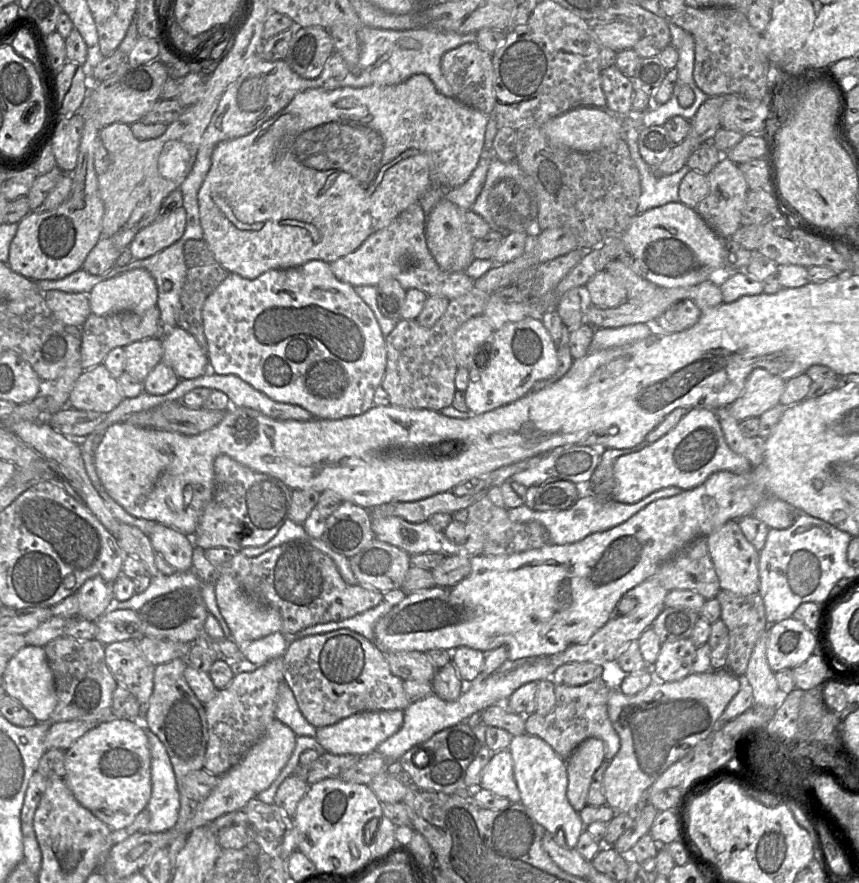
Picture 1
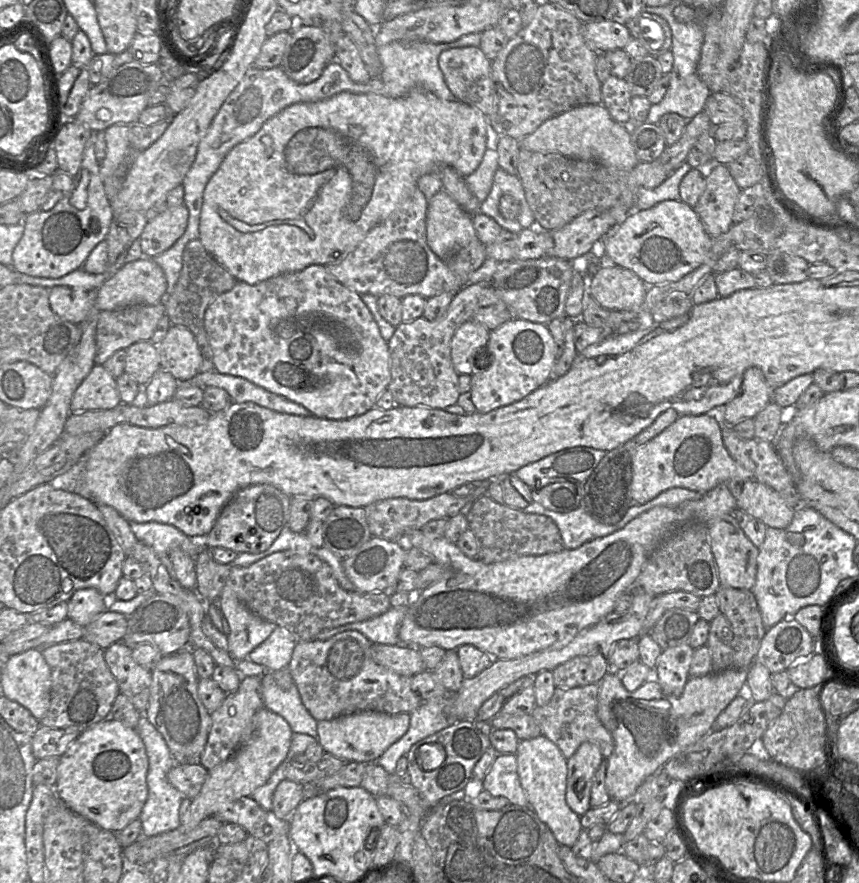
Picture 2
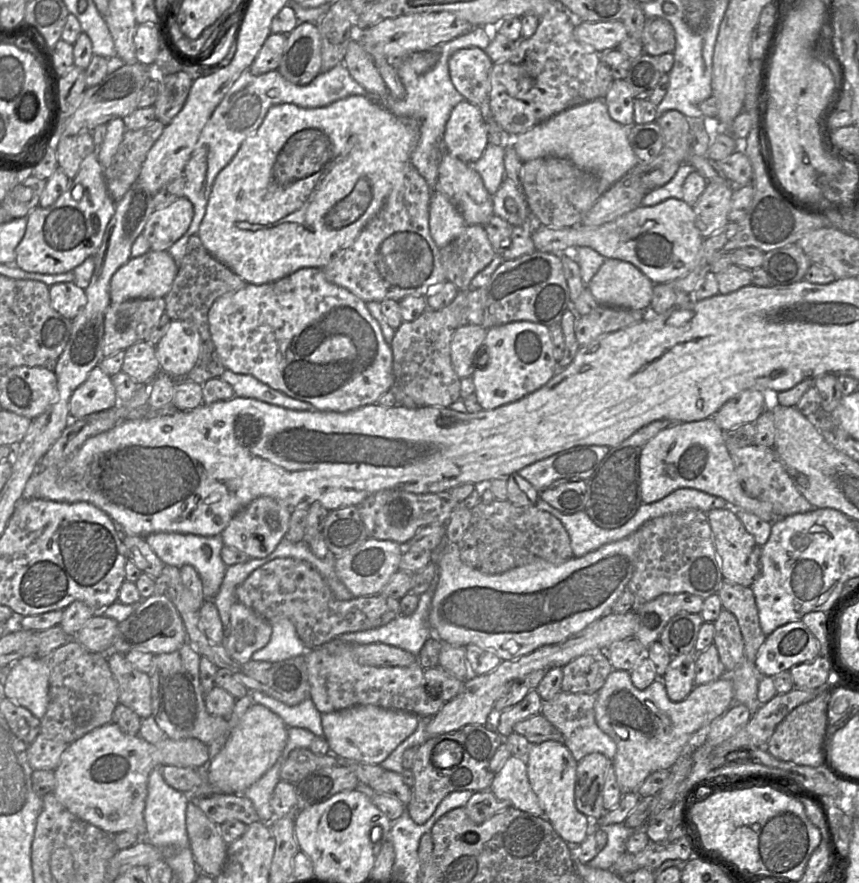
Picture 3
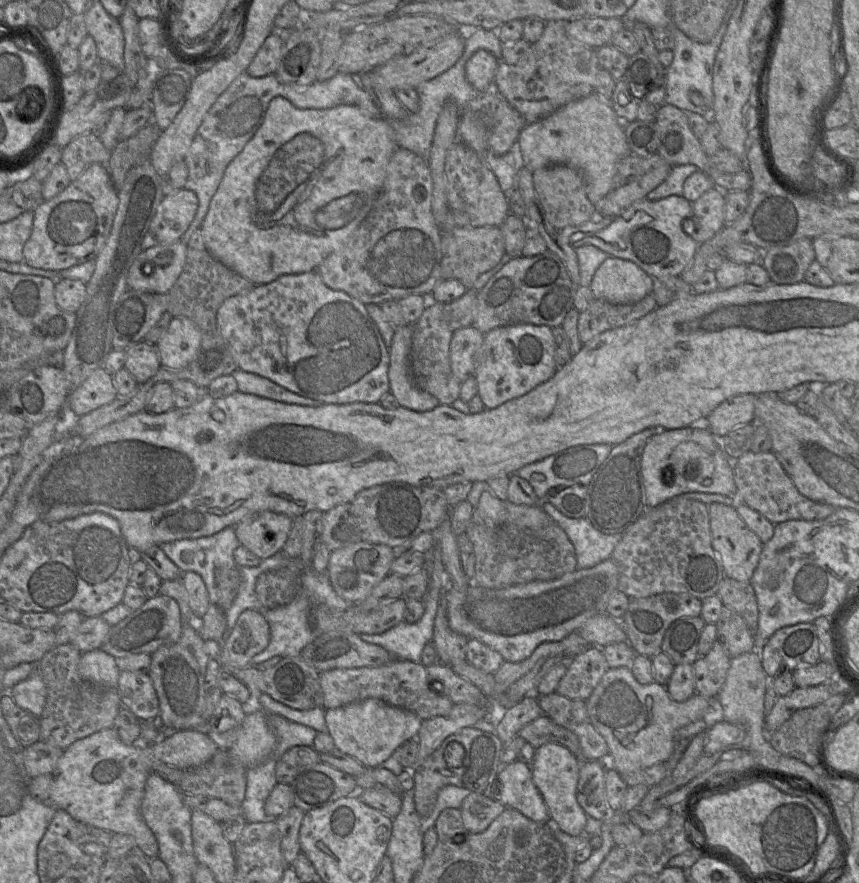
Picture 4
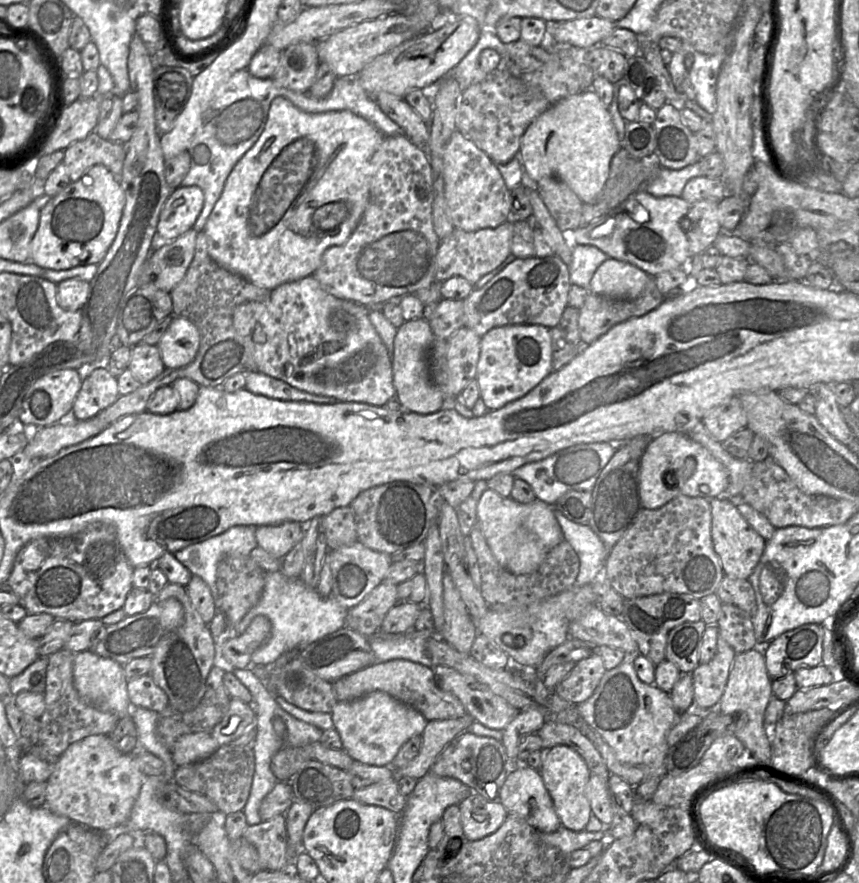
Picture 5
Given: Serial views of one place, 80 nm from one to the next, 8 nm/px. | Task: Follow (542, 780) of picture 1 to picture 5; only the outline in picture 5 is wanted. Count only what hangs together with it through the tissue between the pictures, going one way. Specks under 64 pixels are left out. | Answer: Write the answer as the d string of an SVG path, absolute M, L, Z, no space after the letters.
M556 745L543 751L543 760L539 772L553 800L561 825L572 831L583 831L592 813L585 794L585 787L591 772L583 758L569 746Z

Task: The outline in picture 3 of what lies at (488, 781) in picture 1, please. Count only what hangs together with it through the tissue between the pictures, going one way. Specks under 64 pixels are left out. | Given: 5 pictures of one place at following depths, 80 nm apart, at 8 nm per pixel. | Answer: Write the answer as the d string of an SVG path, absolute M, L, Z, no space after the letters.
M510 756L502 765L500 770L494 774L490 789L499 800L505 800L510 806L534 816L543 817L544 811L539 799L533 791L527 776L527 765L521 758Z

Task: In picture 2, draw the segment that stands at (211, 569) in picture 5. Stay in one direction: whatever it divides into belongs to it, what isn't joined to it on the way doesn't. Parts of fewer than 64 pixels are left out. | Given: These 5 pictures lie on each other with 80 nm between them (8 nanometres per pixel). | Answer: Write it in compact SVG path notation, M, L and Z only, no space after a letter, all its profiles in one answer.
M129 522L131 531L143 544L160 556L167 556L173 548L180 548L194 560L203 550L208 550L202 540L194 540L172 525L158 522Z

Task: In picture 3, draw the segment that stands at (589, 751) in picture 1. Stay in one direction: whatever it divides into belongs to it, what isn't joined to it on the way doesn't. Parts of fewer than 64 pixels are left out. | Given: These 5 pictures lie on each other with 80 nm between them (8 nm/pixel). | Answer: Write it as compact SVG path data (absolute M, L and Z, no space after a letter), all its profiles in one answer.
M591 753L577 762L575 805L591 820L599 820L606 812L603 804L605 771L611 760L601 753Z

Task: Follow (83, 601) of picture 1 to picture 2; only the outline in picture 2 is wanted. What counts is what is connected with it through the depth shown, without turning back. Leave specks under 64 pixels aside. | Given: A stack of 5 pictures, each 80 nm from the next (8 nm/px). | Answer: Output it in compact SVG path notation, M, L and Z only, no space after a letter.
M94 588L77 590L68 601L68 619L86 627L101 613L107 610L109 598Z

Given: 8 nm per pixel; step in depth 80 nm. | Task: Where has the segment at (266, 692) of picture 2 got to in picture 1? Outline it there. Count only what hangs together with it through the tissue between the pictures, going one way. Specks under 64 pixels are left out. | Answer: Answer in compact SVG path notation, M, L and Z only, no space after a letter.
M285 680L278 688L275 718L292 729L296 736L316 738L317 728L304 717L292 689Z

